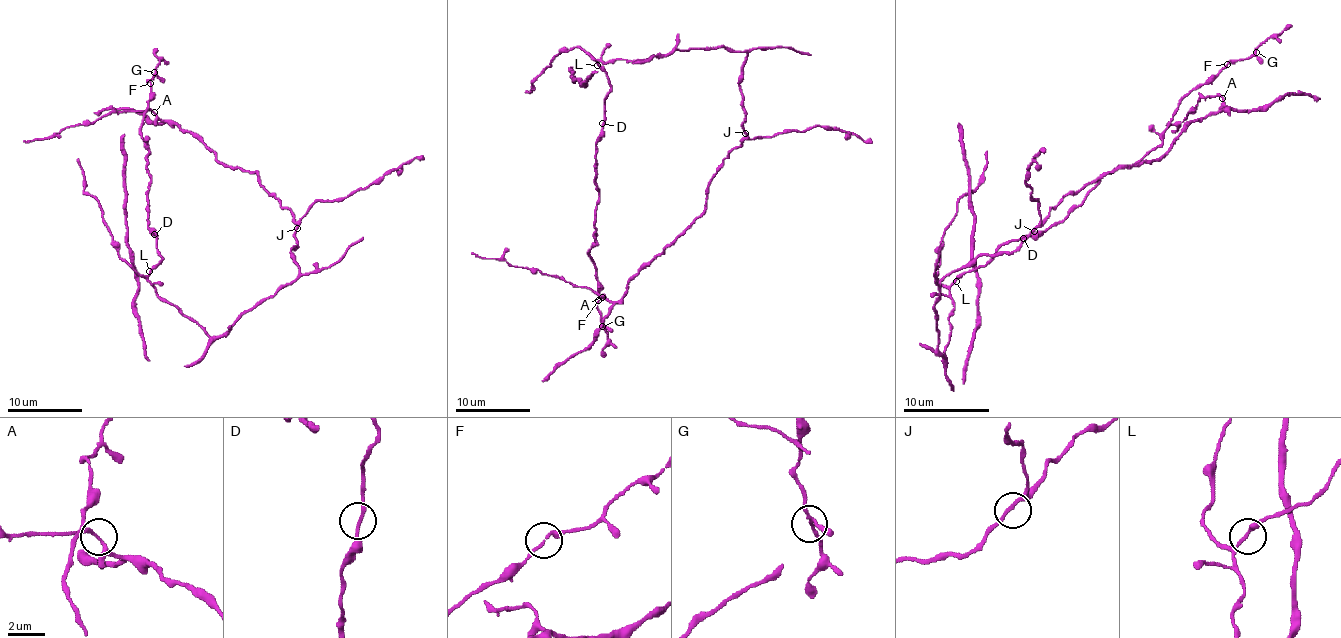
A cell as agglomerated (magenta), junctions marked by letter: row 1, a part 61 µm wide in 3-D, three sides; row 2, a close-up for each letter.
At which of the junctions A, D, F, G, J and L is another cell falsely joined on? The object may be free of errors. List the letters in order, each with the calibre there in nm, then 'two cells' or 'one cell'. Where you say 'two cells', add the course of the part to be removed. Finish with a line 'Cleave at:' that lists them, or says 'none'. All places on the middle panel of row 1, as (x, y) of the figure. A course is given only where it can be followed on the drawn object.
A: 160 nm thick; one cell
D: 180 nm thick; one cell
F: 190 nm thick; one cell
G: 150 nm thick; one cell
J: 170 nm thick; one cell
L: 200 nm thick; one cell
Cleave at: none

